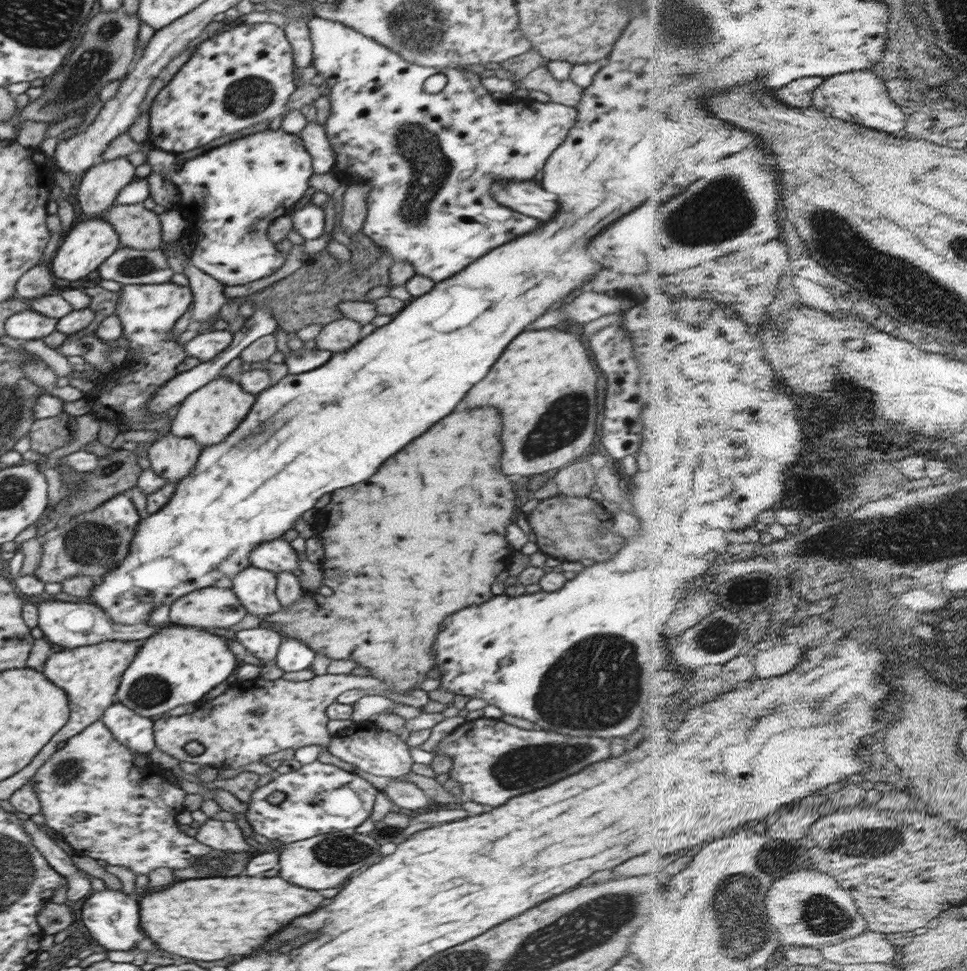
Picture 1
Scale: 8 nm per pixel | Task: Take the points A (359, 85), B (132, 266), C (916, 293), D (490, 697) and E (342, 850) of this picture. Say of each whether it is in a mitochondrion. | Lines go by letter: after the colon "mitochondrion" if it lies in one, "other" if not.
A: other
B: mitochondrion
C: mitochondrion
D: other
E: mitochondrion

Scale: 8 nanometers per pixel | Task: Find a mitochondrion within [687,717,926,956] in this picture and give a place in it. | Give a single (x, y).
(823, 917)

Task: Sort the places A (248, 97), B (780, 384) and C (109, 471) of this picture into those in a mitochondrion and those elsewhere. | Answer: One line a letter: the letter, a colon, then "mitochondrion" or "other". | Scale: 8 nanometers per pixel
A: mitochondrion
B: other
C: mitochondrion

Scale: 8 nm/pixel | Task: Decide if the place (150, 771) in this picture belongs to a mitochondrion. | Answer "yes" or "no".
no

